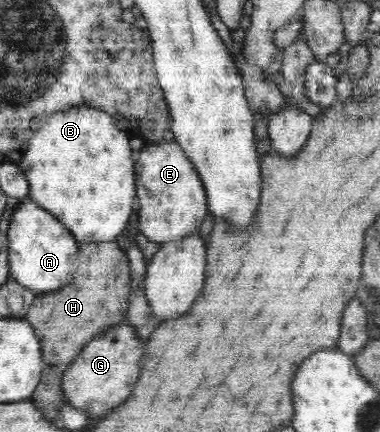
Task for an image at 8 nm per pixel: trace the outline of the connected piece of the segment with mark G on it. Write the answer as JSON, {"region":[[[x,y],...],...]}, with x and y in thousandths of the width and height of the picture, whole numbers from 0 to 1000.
{"region":[[[337,745],[316,750],[316,759],[295,759],[253,778],[221,801],[179,856],[166,852],[161,903],[168,903],[168,921],[232,963],[289,958],[289,944],[321,935],[337,921],[337,907],[347,907],[347,889],[358,889],[358,861],[368,861],[368,852],[358,852],[358,833],[368,833],[379,801]]]}

